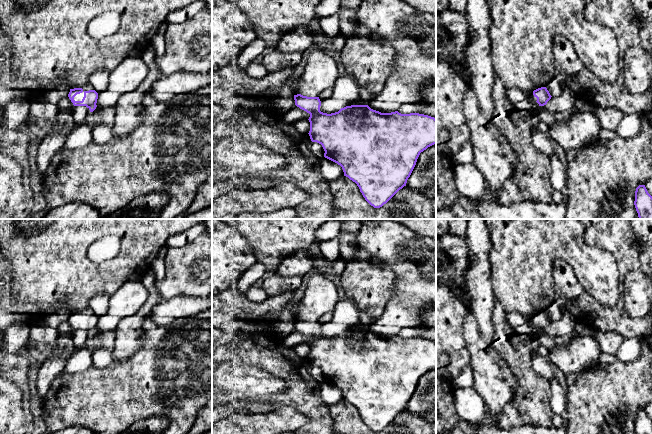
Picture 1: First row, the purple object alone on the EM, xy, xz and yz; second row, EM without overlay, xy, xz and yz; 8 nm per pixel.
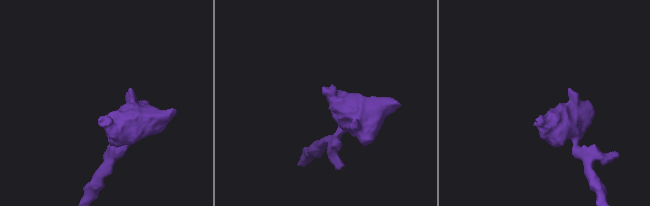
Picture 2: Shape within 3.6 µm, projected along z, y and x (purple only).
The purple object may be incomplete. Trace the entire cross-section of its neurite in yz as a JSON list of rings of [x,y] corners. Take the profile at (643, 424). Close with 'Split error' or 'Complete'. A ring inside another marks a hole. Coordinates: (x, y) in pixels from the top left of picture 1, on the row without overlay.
[[[639,409],[636,412],[634,429],[636,434],[652,434],[652,420],[645,409]]]. Complete

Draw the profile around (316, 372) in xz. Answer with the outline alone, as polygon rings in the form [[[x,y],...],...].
[[[312,366],[310,369],[310,373],[311,375],[319,382],[324,382],[324,373],[322,371],[321,368],[317,367],[317,366]]]

